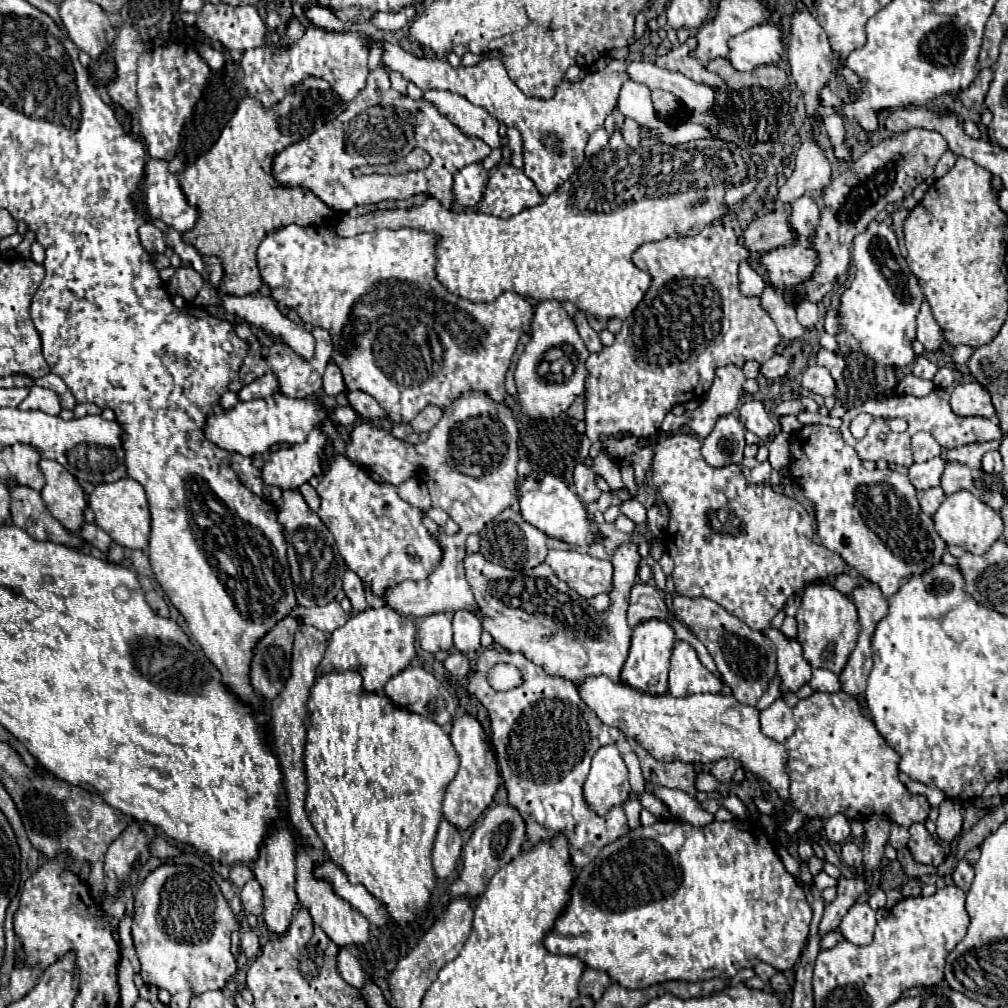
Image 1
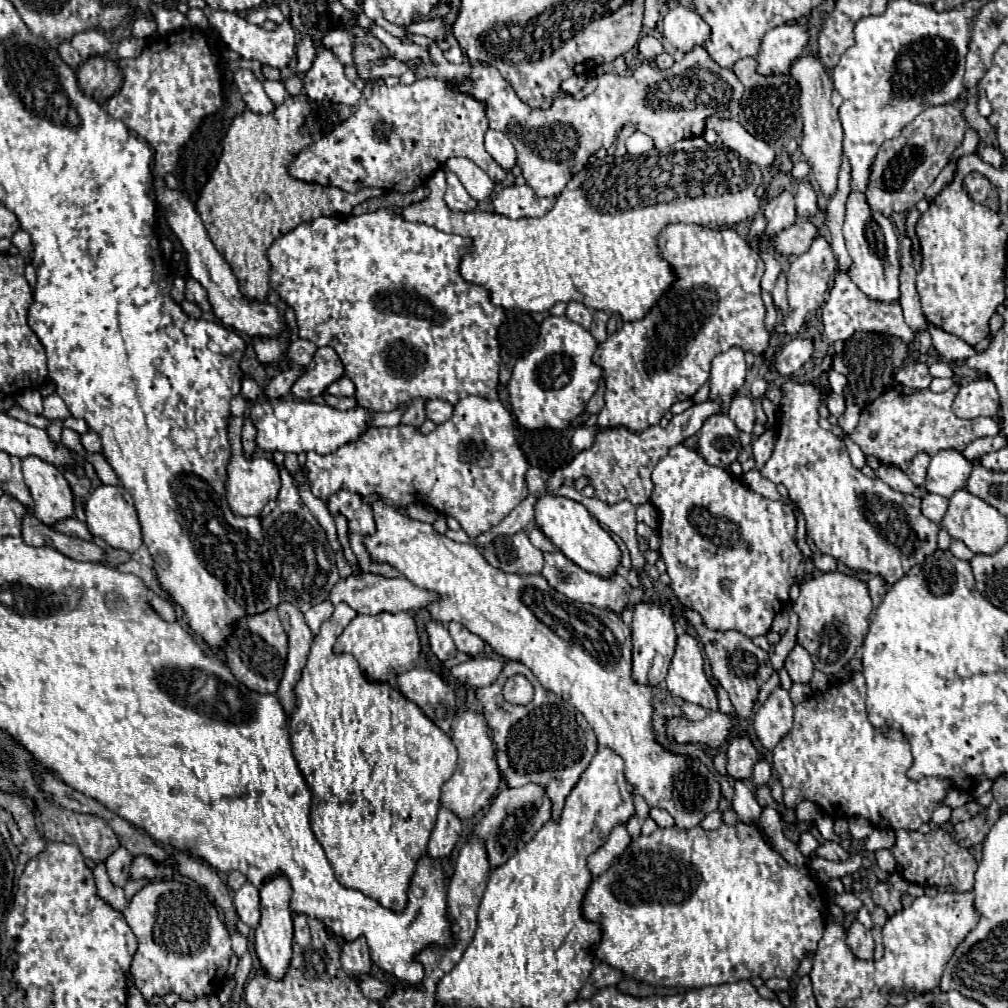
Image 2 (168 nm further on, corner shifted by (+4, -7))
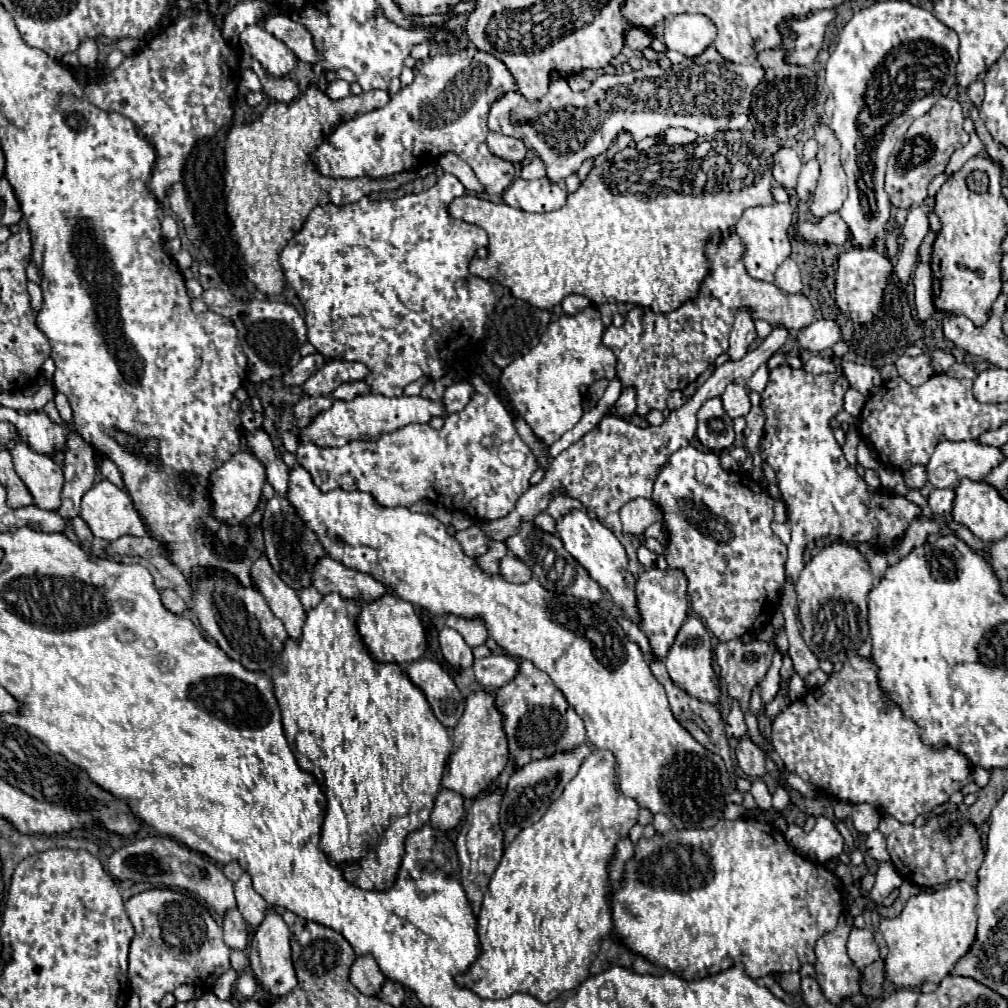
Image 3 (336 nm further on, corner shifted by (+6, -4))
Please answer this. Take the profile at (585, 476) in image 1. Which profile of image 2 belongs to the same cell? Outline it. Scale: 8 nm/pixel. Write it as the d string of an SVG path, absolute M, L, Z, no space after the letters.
M566 486L558 488L556 494L572 498L572 500L584 504L586 510L590 514L594 514L594 518L600 524L606 524L614 534L618 534L626 543L628 550L630 550L632 567L638 571L645 571L652 580L658 580L660 574L658 574L655 565L647 563L643 554L640 554L636 533L636 516L634 516L634 508L636 506L634 504L630 504L628 500L622 500L622 502L614 504L614 506L609 506L595 497L582 496L574 488L566 488Z

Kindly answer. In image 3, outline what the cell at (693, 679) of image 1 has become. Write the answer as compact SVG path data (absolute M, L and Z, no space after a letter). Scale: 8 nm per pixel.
M692 615L680 627L680 631L676 635L676 641L668 651L666 669L668 669L668 675L672 677L672 681L682 685L690 695L698 697L700 701L718 703L720 683L718 683L718 677L714 673L714 667L712 667L712 639L710 639L710 631L704 627L700 617Z

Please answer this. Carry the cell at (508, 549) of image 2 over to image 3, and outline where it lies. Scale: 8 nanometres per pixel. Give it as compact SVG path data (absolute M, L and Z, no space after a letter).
M506 555L500 561L500 573L506 581L512 581L512 583L528 583L532 577L532 571L512 555Z

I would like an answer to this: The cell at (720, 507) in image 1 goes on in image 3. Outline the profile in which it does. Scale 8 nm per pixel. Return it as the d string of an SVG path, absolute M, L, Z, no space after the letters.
M688 445L672 453L670 463L660 469L652 501L662 509L664 525L668 529L668 567L676 567L686 573L692 609L704 619L706 627L720 641L730 641L738 639L746 631L766 625L774 615L770 605L780 599L786 563L786 545L770 527L774 519L774 499L768 491L746 473L724 471L716 453L702 453Z

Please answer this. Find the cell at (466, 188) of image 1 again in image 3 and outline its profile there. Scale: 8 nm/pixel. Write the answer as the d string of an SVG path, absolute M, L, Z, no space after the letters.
M450 173L440 175L438 183L422 193L412 193L412 195L404 195L400 199L384 199L384 201L372 201L368 197L362 197L356 203L348 203L348 205L320 205L316 209L312 209L312 213L308 215L304 227L300 229L300 233L294 235L294 239L288 241L286 249L280 255L280 263L286 275L286 281L294 287L298 299L302 301L304 309L306 309L306 327L308 327L308 341L324 355L330 359L340 359L340 361L360 361L370 369L370 375L366 377L366 383L370 385L372 393L380 393L384 397L400 397L404 387L408 383L414 383L416 379L420 379L422 375L428 375L432 379L440 379L446 369L448 369L448 361L453 361L454 354L462 348L466 343L478 343L484 337L484 323L486 317L492 313L494 309L494 293L492 293L492 285L480 277L472 277L468 273L468 265L470 259L476 255L478 247L488 245L488 235L484 229L480 229L478 225L470 225L466 221L460 221L456 217L452 217L448 213L448 203L452 199L464 195L466 189L464 185Z

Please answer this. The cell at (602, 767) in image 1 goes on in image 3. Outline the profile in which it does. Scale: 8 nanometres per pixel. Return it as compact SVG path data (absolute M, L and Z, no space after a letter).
M594 749L592 755L582 763L578 775L566 785L564 793L548 807L548 811L542 815L540 821L532 823L530 827L520 831L520 837L516 837L516 841L512 841L502 855L502 861L496 869L496 873L490 879L488 885L488 893L484 895L484 903L482 909L478 913L478 935L480 935L480 943L482 943L482 953L478 957L478 961L470 967L470 971L462 977L458 977L458 985L470 987L474 993L478 993L484 999L504 999L510 997L512 993L520 991L520 993L530 993L536 999L548 1003L556 997L560 997L560 993L576 989L584 979L590 977L590 965L596 959L598 951L600 951L600 943L604 937L610 935L612 931L612 909L608 905L608 895L610 895L610 883L608 883L608 869L610 869L610 859L616 853L616 843L624 837L628 837L628 831L636 825L638 821L638 803L634 799L628 799L620 793L618 789L618 777L616 777L616 759L612 753L608 751L600 751Z

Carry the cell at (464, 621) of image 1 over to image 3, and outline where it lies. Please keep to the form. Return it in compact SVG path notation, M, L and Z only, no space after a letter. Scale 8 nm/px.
M448 615L446 625L456 629L470 647L484 645L484 641L488 639L488 631L486 631L486 625L484 625L482 617L464 619L464 617L456 617L456 615Z

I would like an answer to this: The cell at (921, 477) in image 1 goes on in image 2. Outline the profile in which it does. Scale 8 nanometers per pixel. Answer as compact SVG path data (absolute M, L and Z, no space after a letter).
M942 450L932 458L926 484L922 484L920 488L928 494L940 494L944 498L950 498L958 488L964 488L970 470L972 462L968 462L960 452Z

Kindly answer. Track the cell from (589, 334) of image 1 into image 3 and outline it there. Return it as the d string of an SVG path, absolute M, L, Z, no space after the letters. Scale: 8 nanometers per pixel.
M568 295L562 301L562 309L564 309L566 315L576 315L582 309L586 309L586 305L592 305L592 301L588 297L584 297L584 295Z

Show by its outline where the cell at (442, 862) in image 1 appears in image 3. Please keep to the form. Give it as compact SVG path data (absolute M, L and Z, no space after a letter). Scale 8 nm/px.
M442 787L434 801L430 825L442 831L452 831L460 823L462 815L464 815L464 797L456 791Z

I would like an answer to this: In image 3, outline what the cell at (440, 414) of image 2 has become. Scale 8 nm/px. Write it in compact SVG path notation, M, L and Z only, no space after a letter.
M460 381L446 389L442 403L446 405L448 413L456 413L468 405L472 395L474 395L474 385L470 381Z

